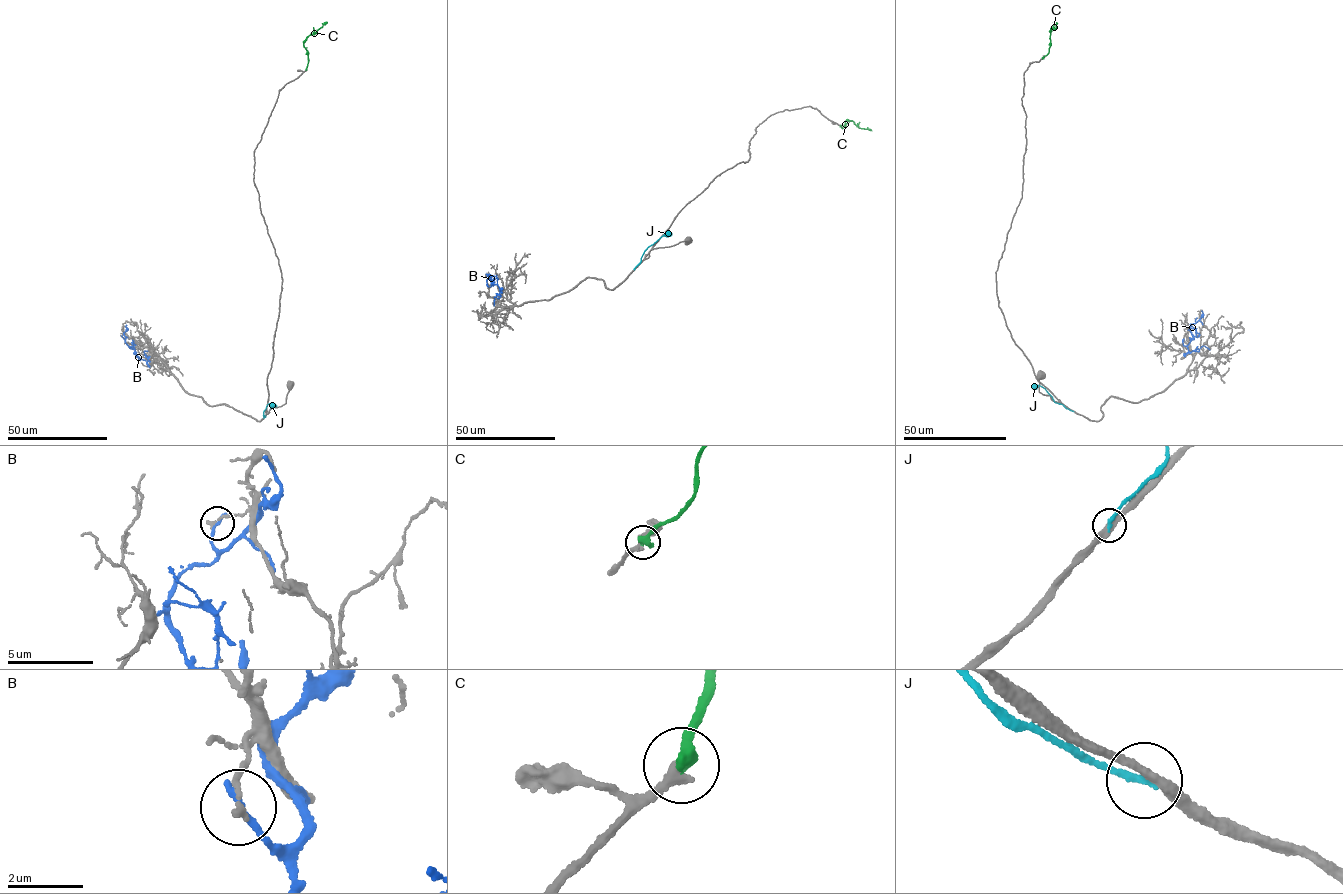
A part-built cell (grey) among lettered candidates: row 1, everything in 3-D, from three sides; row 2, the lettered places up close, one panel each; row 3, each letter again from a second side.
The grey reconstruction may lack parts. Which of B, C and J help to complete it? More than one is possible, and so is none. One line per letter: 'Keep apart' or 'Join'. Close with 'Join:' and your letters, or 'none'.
B: Keep apart
C: Join
J: Keep apart
Join: C

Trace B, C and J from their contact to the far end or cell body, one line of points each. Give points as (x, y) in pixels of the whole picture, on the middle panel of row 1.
B: (486, 273), (501, 292), (494, 297), (494, 305)
C: (840, 125), (843, 129), (847, 120), (871, 130)
J: (634, 269), (647, 248), (662, 236), (671, 233)

